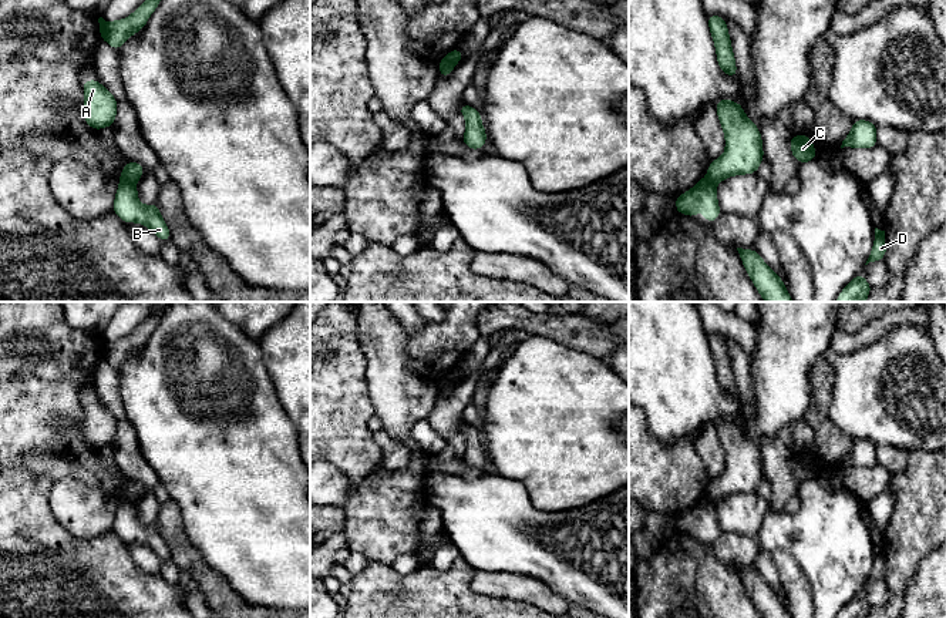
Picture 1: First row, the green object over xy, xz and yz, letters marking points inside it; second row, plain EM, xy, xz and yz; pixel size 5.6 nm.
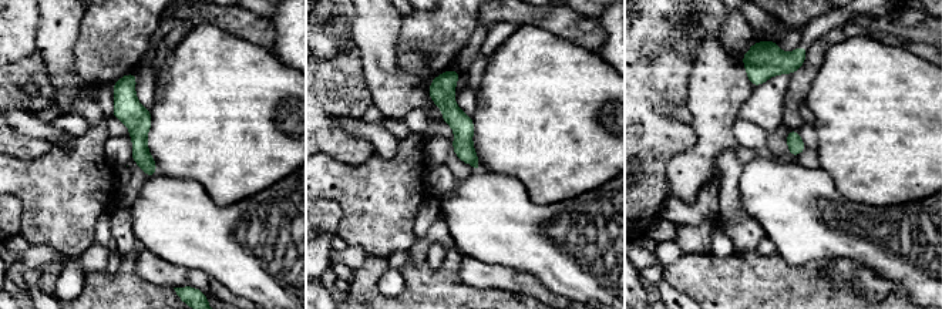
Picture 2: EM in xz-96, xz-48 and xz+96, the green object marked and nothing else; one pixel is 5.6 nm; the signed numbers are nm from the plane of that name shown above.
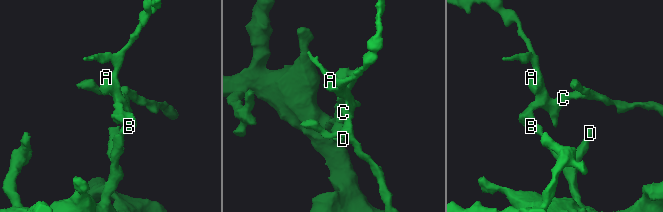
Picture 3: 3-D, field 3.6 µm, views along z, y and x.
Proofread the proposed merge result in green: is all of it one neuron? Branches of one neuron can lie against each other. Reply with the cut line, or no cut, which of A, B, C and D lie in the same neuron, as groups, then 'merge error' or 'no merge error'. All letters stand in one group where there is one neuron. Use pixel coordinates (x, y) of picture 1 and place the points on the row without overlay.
xy (121, 499), (134, 501) | A C / B D | merge error

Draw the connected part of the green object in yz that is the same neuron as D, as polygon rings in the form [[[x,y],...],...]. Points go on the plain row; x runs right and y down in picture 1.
[[[875,547],[875,561],[865,584],[875,580],[883,580],[886,572],[885,550]]]

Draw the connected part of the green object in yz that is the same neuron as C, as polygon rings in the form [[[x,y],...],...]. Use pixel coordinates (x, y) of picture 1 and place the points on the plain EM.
[[[805,453],[792,454],[790,459],[790,467],[791,467],[794,477],[799,483],[814,480],[817,477],[812,459]]]

